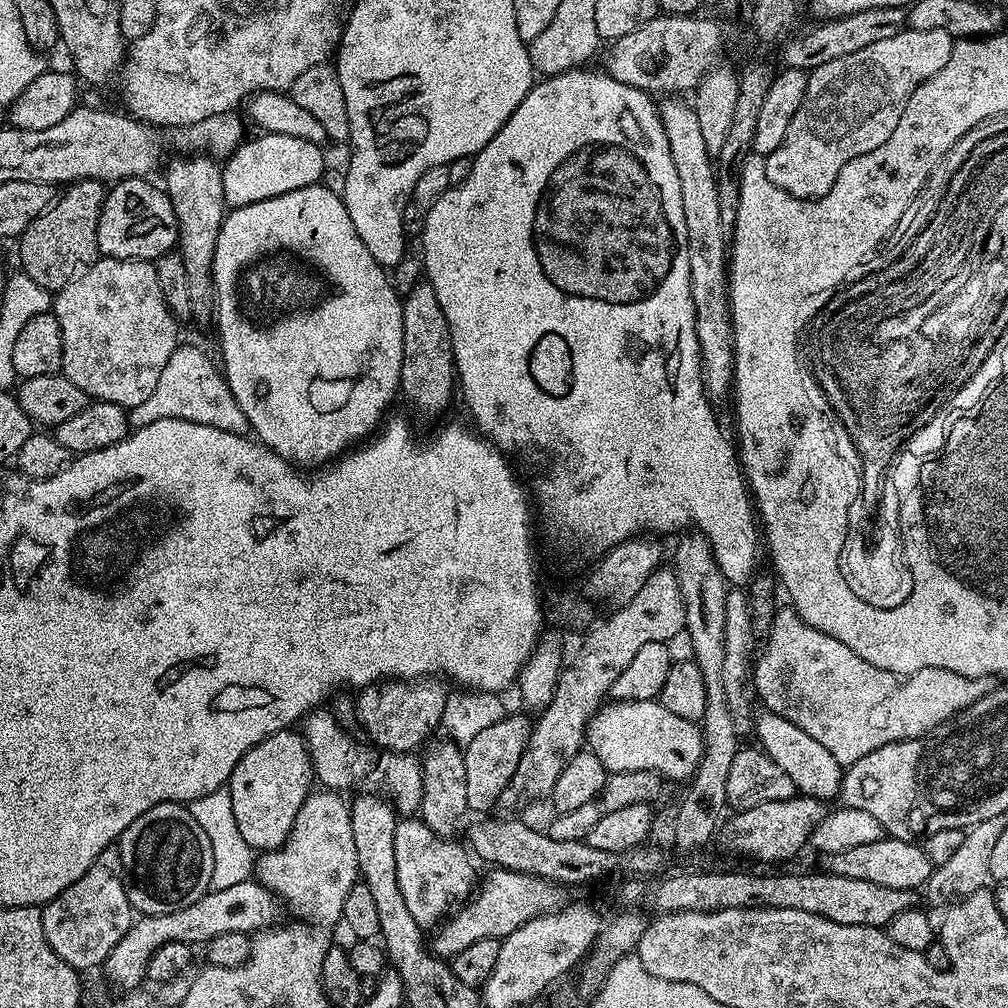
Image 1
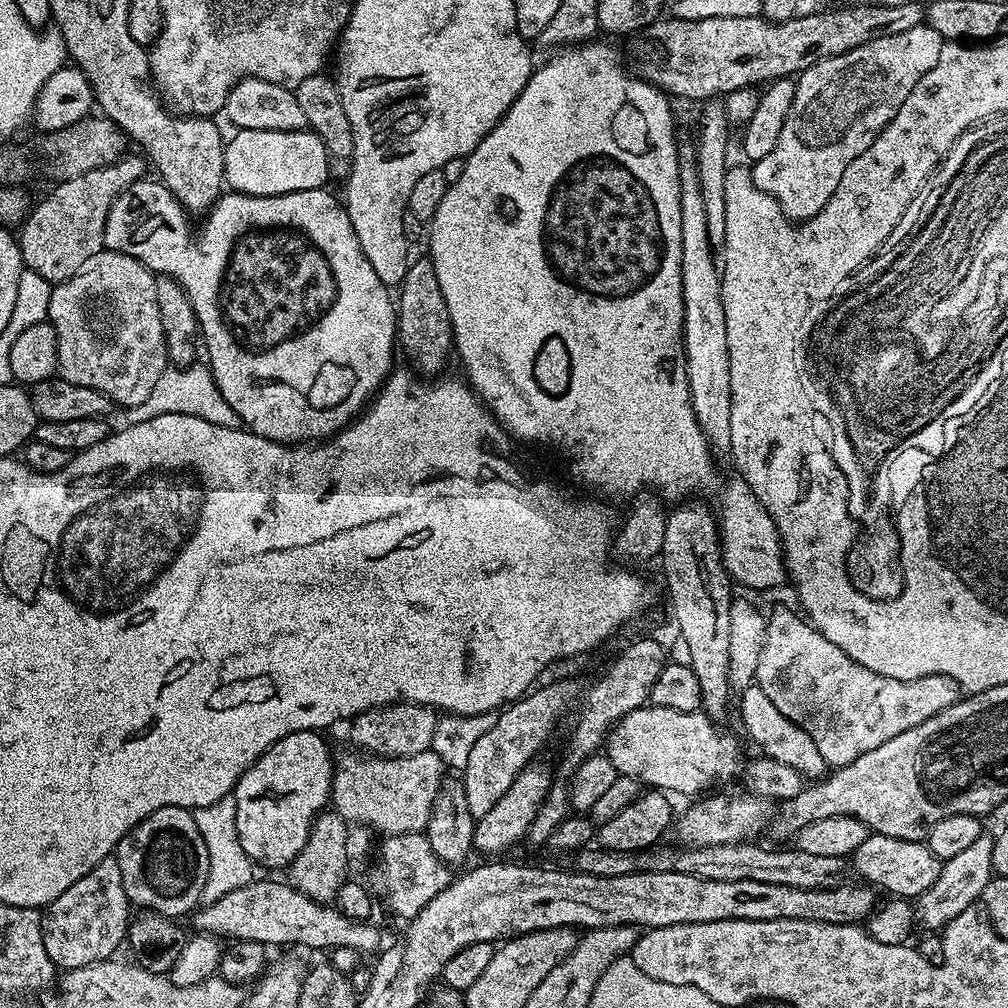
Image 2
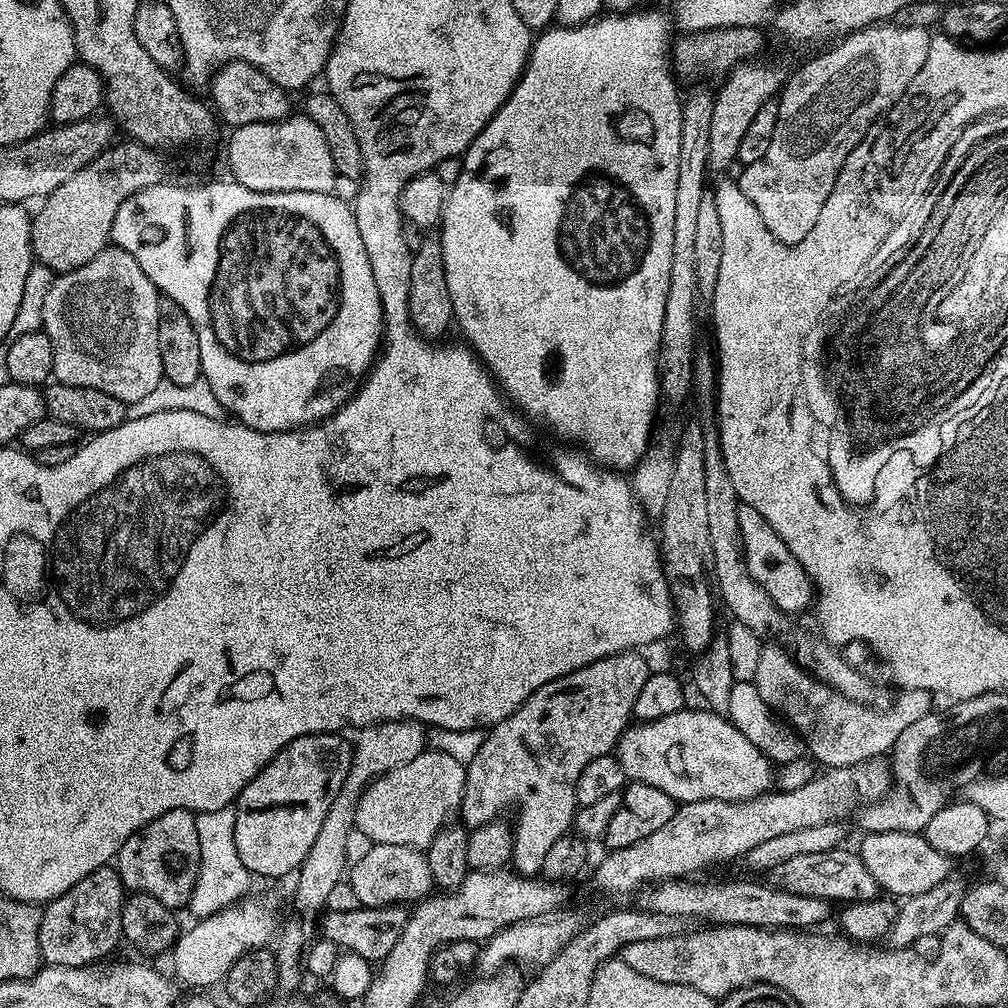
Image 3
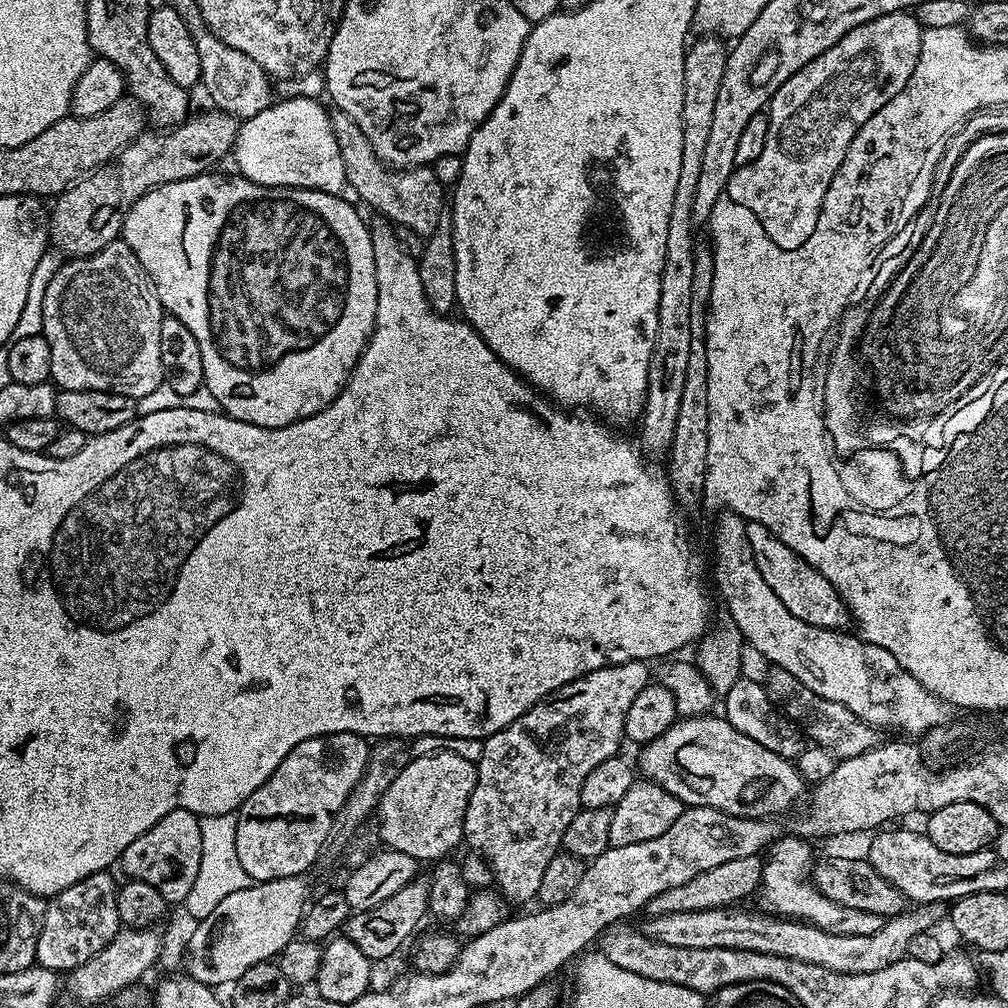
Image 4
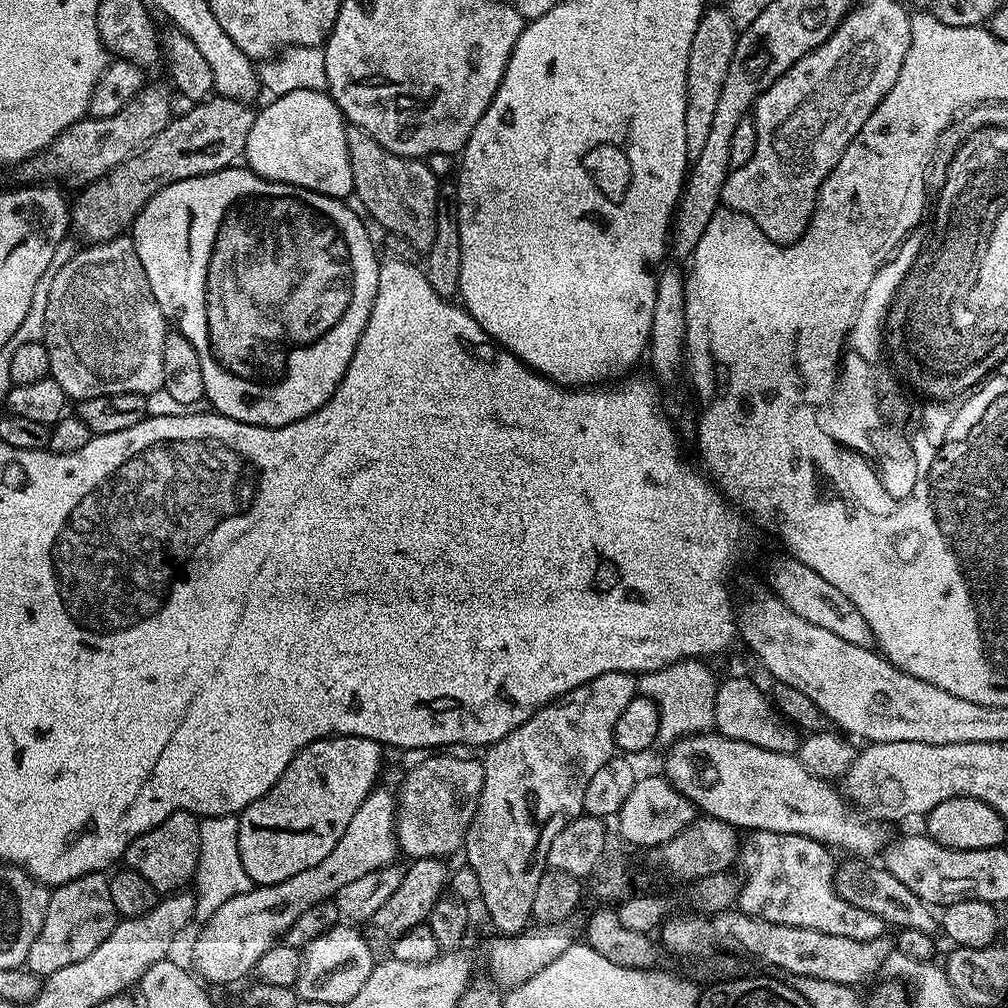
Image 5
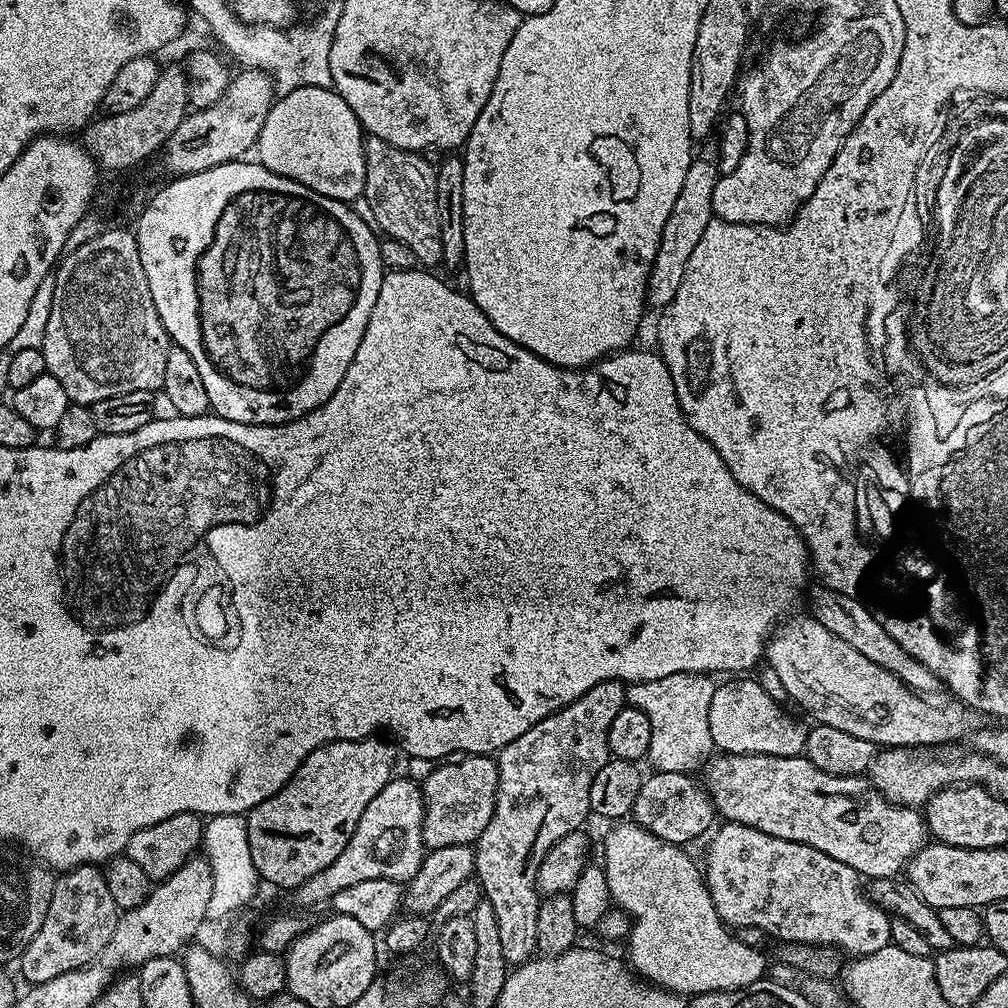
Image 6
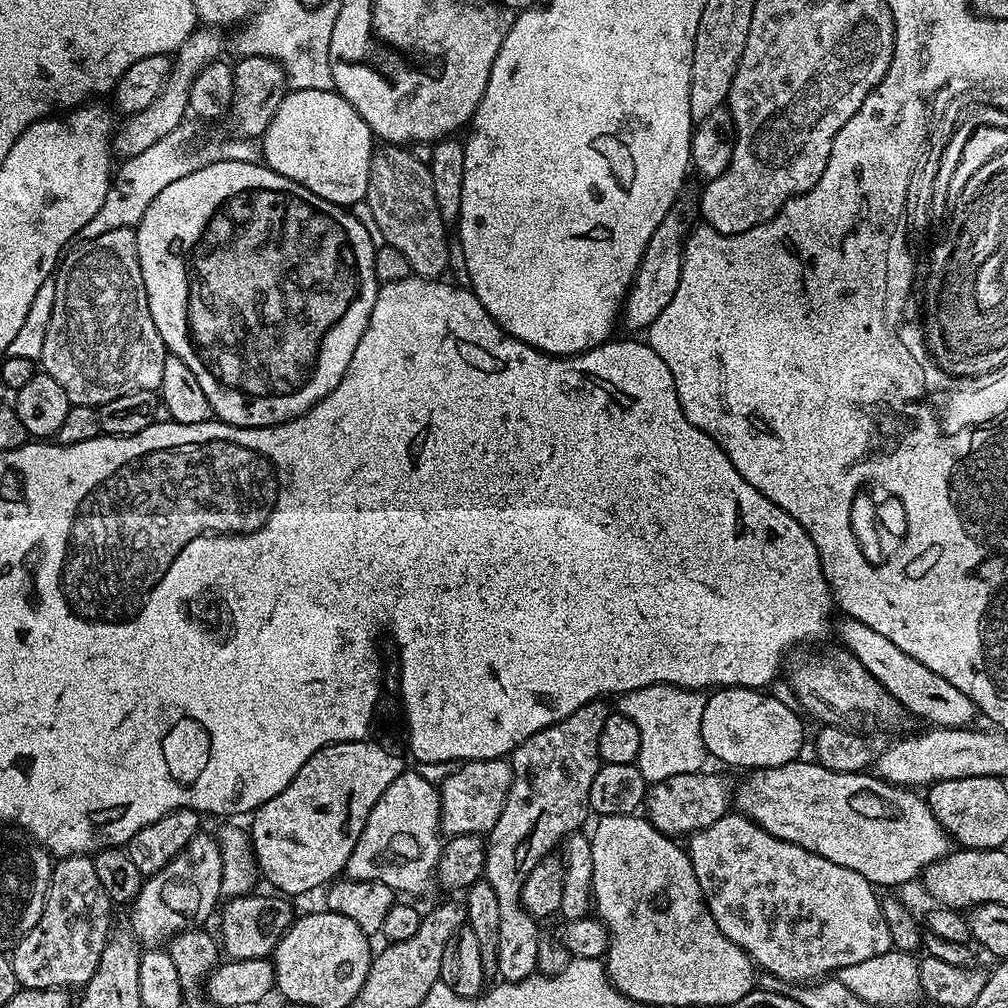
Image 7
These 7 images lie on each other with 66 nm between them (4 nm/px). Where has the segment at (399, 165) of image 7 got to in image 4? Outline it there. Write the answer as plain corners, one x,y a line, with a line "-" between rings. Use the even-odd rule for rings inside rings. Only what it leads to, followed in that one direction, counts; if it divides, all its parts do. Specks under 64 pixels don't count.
339,110
329,111
328,117
330,118
330,126
334,130
334,138
338,140
338,154
342,156
342,166
346,168
347,187
353,188
370,207
377,208
380,211
377,213
383,219
395,226
406,226
407,229
414,230
414,234
427,238
434,230
434,226
438,226
438,218
446,210
446,188
444,192
439,178
432,173
433,169
421,166
397,170
376,157
366,134
362,134
362,130
358,130
358,122
354,122
354,118
350,118
345,112

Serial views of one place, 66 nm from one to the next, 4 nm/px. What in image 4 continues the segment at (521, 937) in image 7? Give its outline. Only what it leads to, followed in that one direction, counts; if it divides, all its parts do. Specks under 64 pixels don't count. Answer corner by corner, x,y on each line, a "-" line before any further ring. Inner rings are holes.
631,660
594,670
538,701
522,718
483,741
481,758
475,763
474,794
470,794
470,802
466,804
463,843
487,860
495,887
505,901
515,905
536,900
542,874
546,874
550,858
561,851
562,834
566,834
566,826
574,822
574,814
582,807
580,795
586,774
598,762
617,755
620,744
625,743
626,714
634,698
650,683
648,668
643,660

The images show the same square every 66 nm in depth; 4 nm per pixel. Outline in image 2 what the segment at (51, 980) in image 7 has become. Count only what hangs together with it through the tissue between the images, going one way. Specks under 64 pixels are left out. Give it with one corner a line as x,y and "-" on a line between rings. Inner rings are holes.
110,855
98,862
90,874
82,874
70,890
58,894
58,898
43,909
40,918
42,946
46,946
50,962
54,962
57,969
67,970
113,959
128,934
129,891
129,888
122,886
122,869
118,867
115,855

